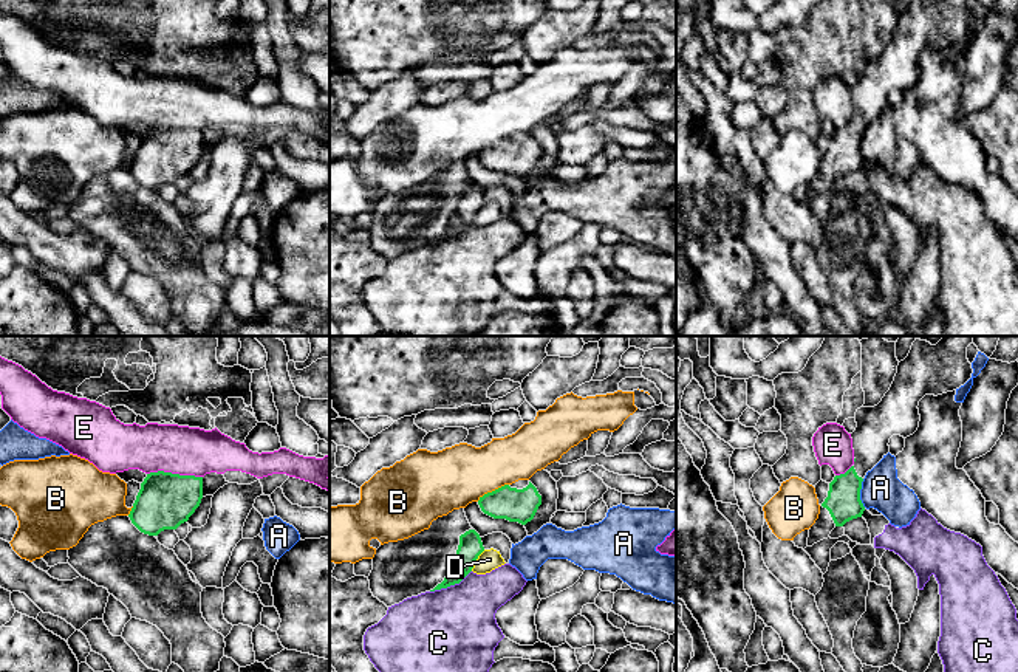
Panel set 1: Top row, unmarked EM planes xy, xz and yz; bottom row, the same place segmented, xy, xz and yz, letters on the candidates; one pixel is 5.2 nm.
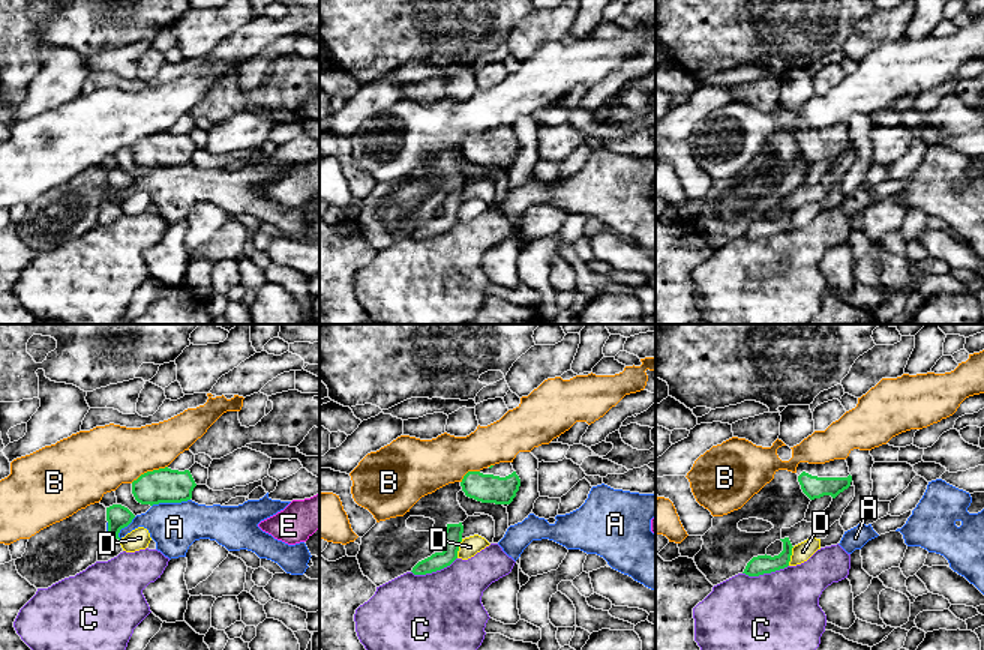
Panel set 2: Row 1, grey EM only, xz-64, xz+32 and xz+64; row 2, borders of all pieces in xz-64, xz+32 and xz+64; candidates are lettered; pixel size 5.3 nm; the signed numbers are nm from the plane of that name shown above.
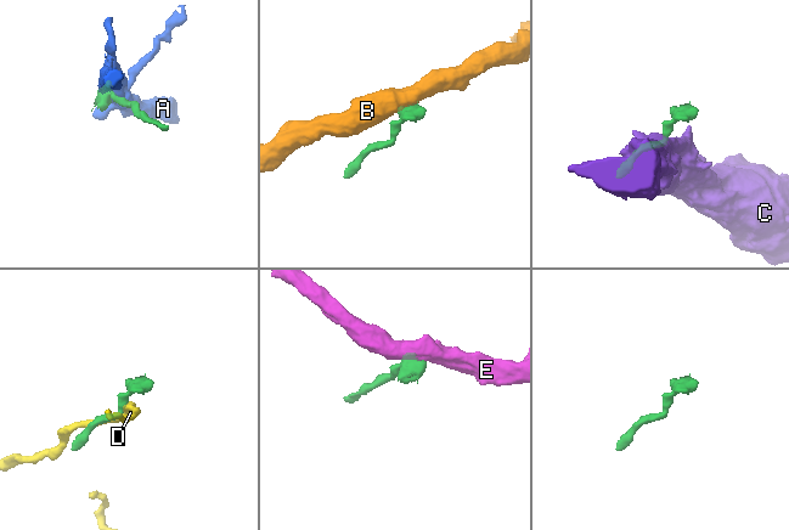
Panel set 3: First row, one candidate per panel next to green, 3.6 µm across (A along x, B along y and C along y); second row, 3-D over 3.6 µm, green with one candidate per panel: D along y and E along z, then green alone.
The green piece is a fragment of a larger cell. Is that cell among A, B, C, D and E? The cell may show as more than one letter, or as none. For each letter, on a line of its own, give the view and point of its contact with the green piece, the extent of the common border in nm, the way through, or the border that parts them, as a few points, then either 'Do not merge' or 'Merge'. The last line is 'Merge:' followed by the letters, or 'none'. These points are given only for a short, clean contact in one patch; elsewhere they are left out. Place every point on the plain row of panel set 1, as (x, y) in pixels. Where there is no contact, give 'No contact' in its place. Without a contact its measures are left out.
A: Touches green at yz (859, 146). Shared border 150 nm. Boundary: yz (862, 132), (860, 155), (865, 160). Do not merge
B: Touches green at xz (492, 144). Shared border 190 nm. Boundary: xz (508, 137), (485, 146), (477, 154). Do not merge
C: Touches green at xz (450, 237). Shared border 240 nm. Do not merge
D: Touches green at xz (475, 212). Shared border 130 nm. Do not merge
E: Touches green at xy (175, 127). Shared border 280 nm. Boundary: xy (147, 126), (170, 124), (201, 130). Do not merge
Merge: none

